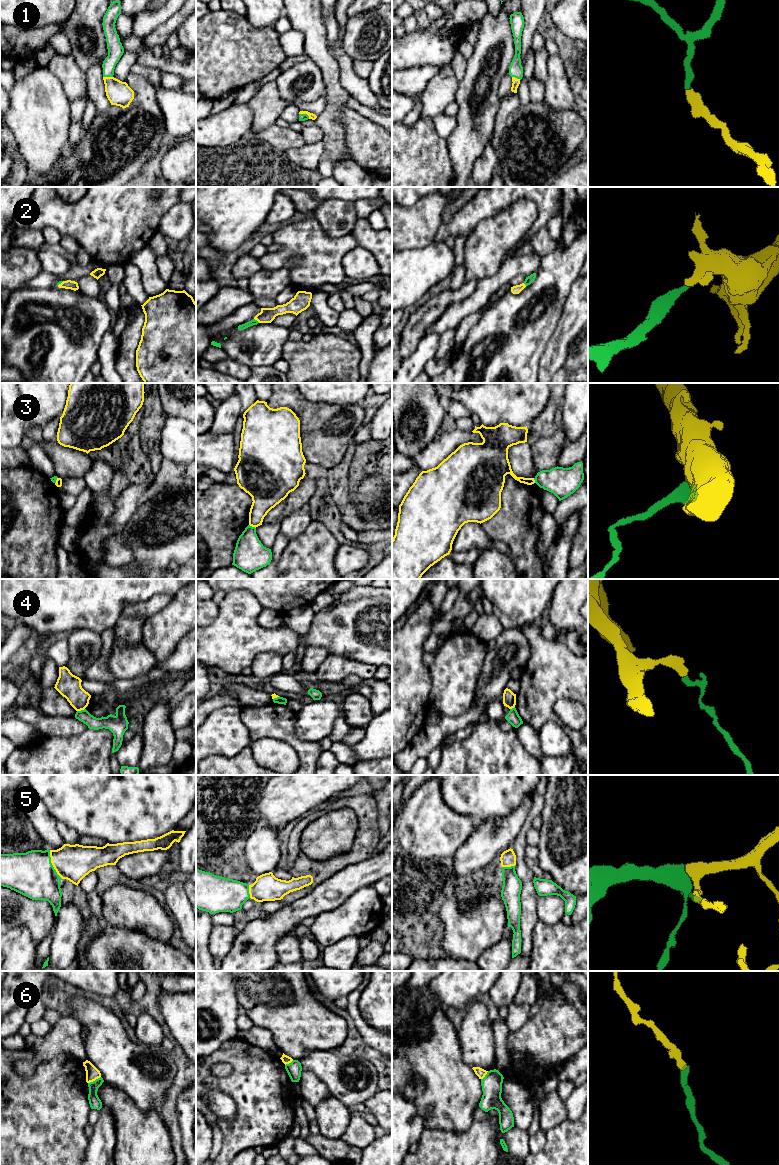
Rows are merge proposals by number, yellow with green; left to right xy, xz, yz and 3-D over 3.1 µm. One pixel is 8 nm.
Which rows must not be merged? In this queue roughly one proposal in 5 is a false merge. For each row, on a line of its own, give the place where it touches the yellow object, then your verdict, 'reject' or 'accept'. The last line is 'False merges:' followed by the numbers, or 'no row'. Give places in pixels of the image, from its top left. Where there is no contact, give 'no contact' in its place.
1: xz (305, 113) | accept
2: xz (257, 320) | accept
3: xz (252, 526) | reject
4: xy (80, 710) | reject
5: xy (52, 864) | accept
6: xy (94, 1080) | reject
False merges: 3, 4, 6

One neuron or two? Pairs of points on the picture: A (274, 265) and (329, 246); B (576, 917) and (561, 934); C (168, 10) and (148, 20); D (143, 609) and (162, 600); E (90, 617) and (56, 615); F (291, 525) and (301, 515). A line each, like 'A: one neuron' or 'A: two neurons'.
A: one neuron
B: two neurons
C: one neuron
D: one neuron
E: one neuron
F: one neuron

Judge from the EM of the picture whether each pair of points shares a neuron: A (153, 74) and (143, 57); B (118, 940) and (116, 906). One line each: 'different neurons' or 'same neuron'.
A: different neurons
B: different neurons

